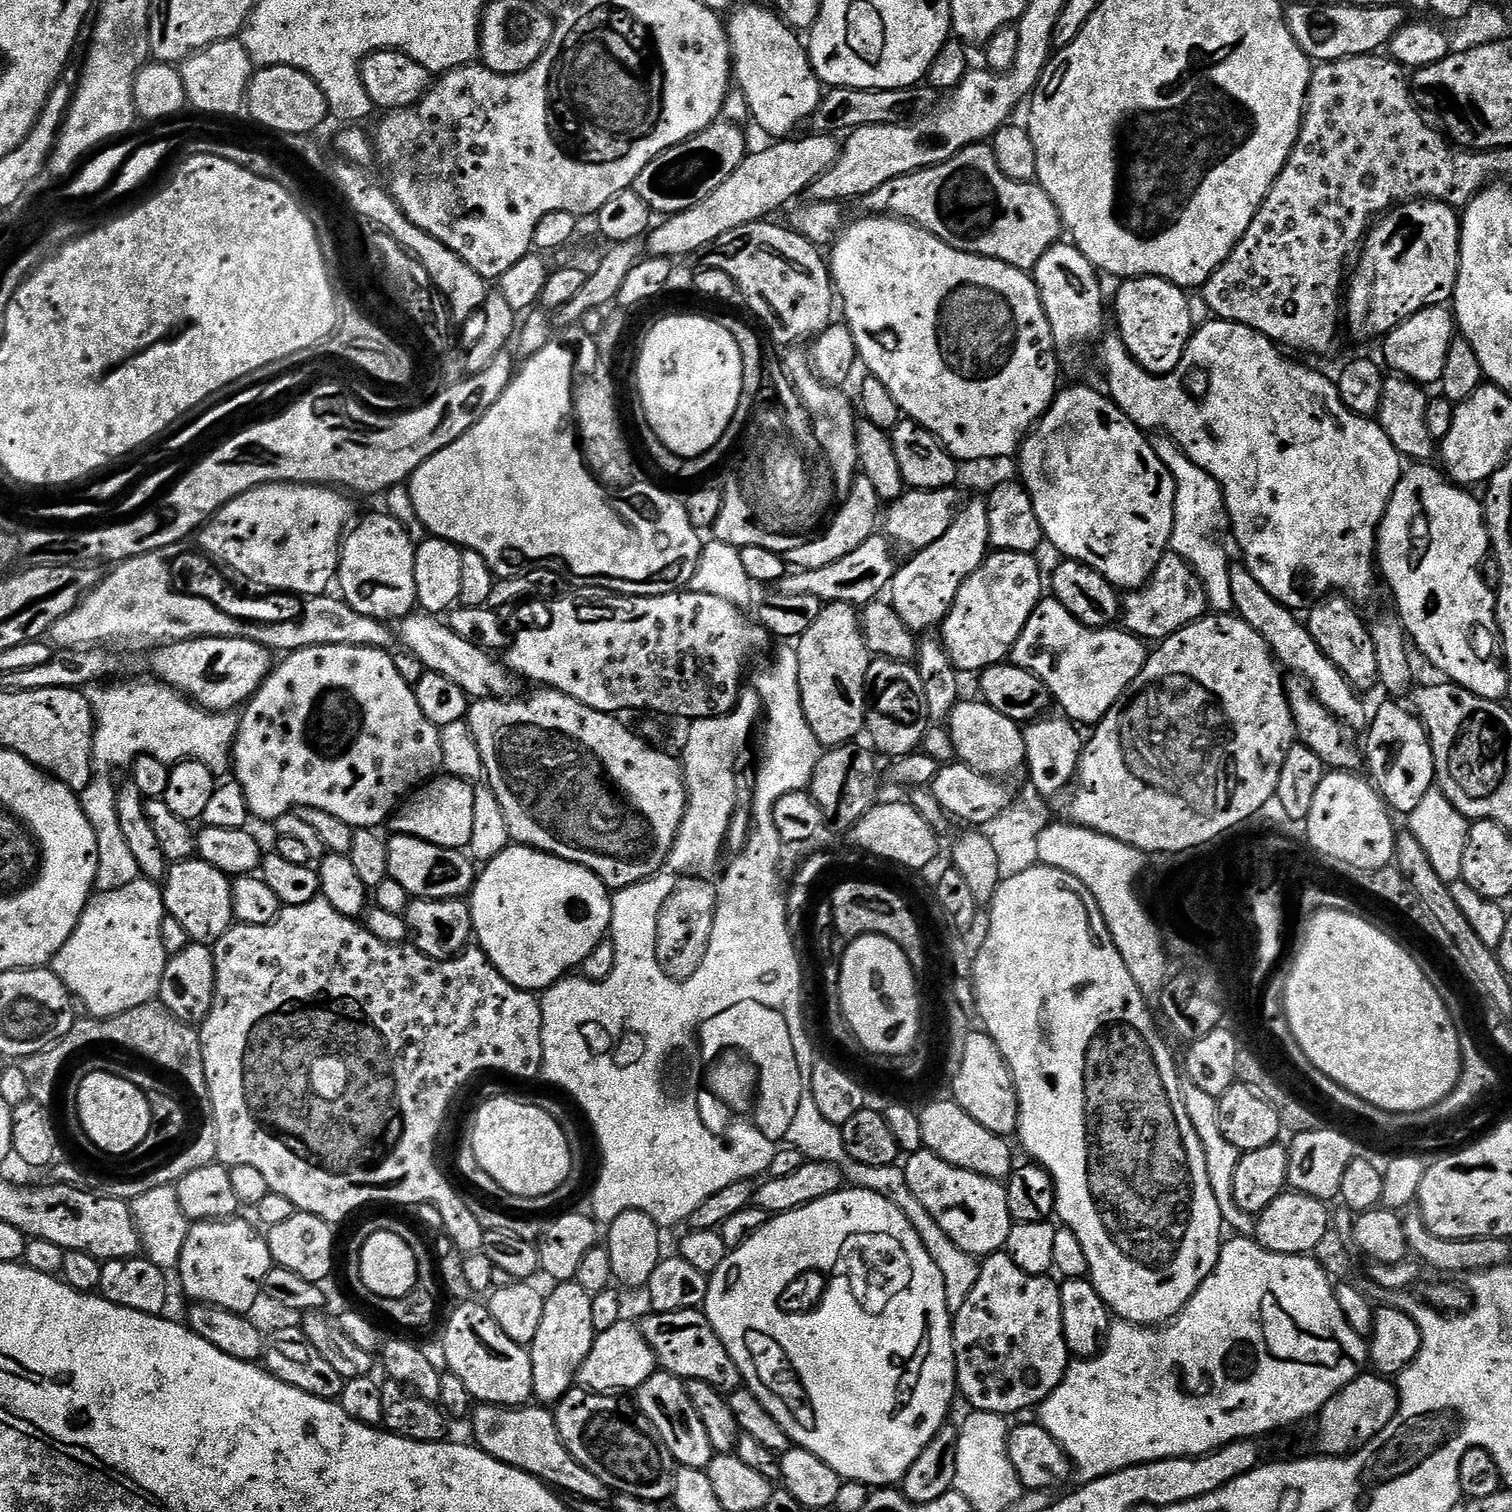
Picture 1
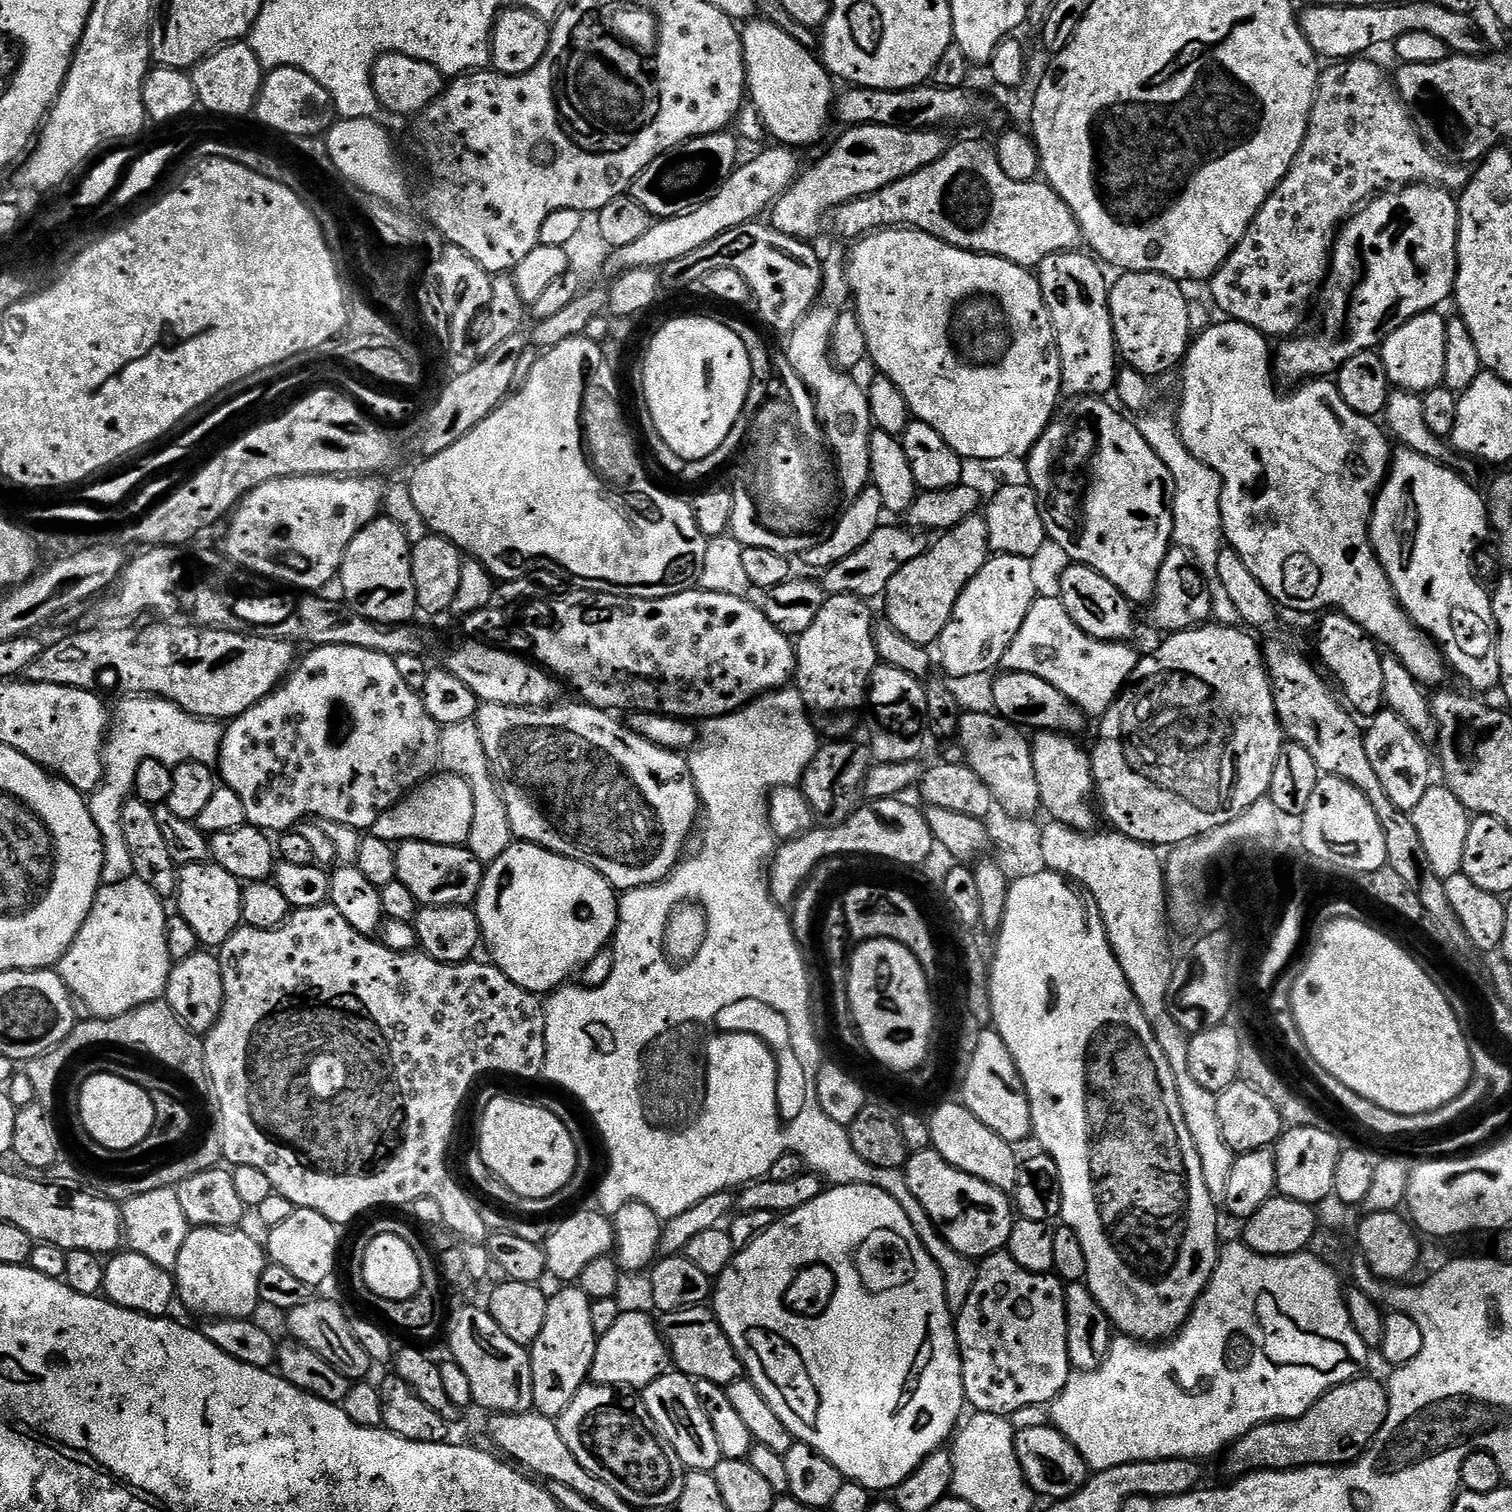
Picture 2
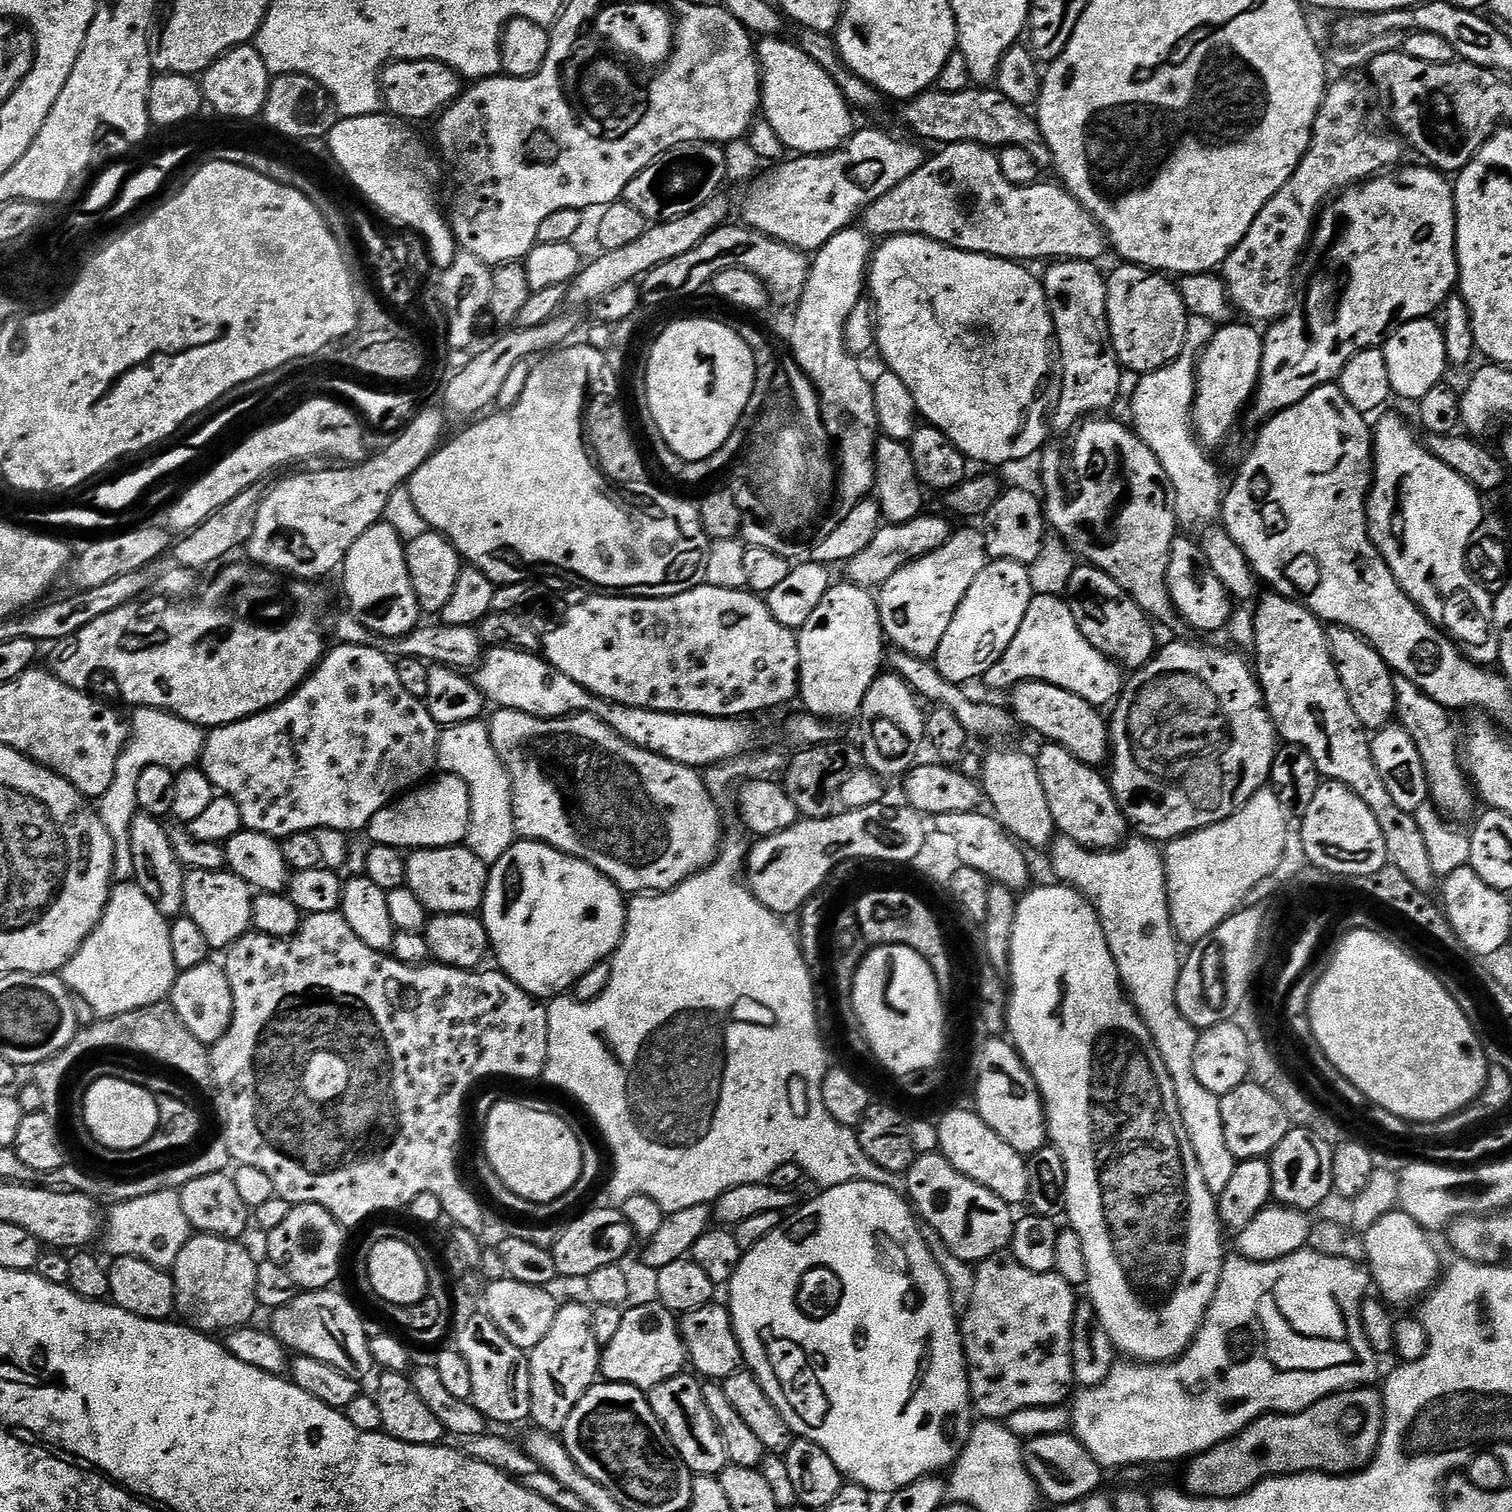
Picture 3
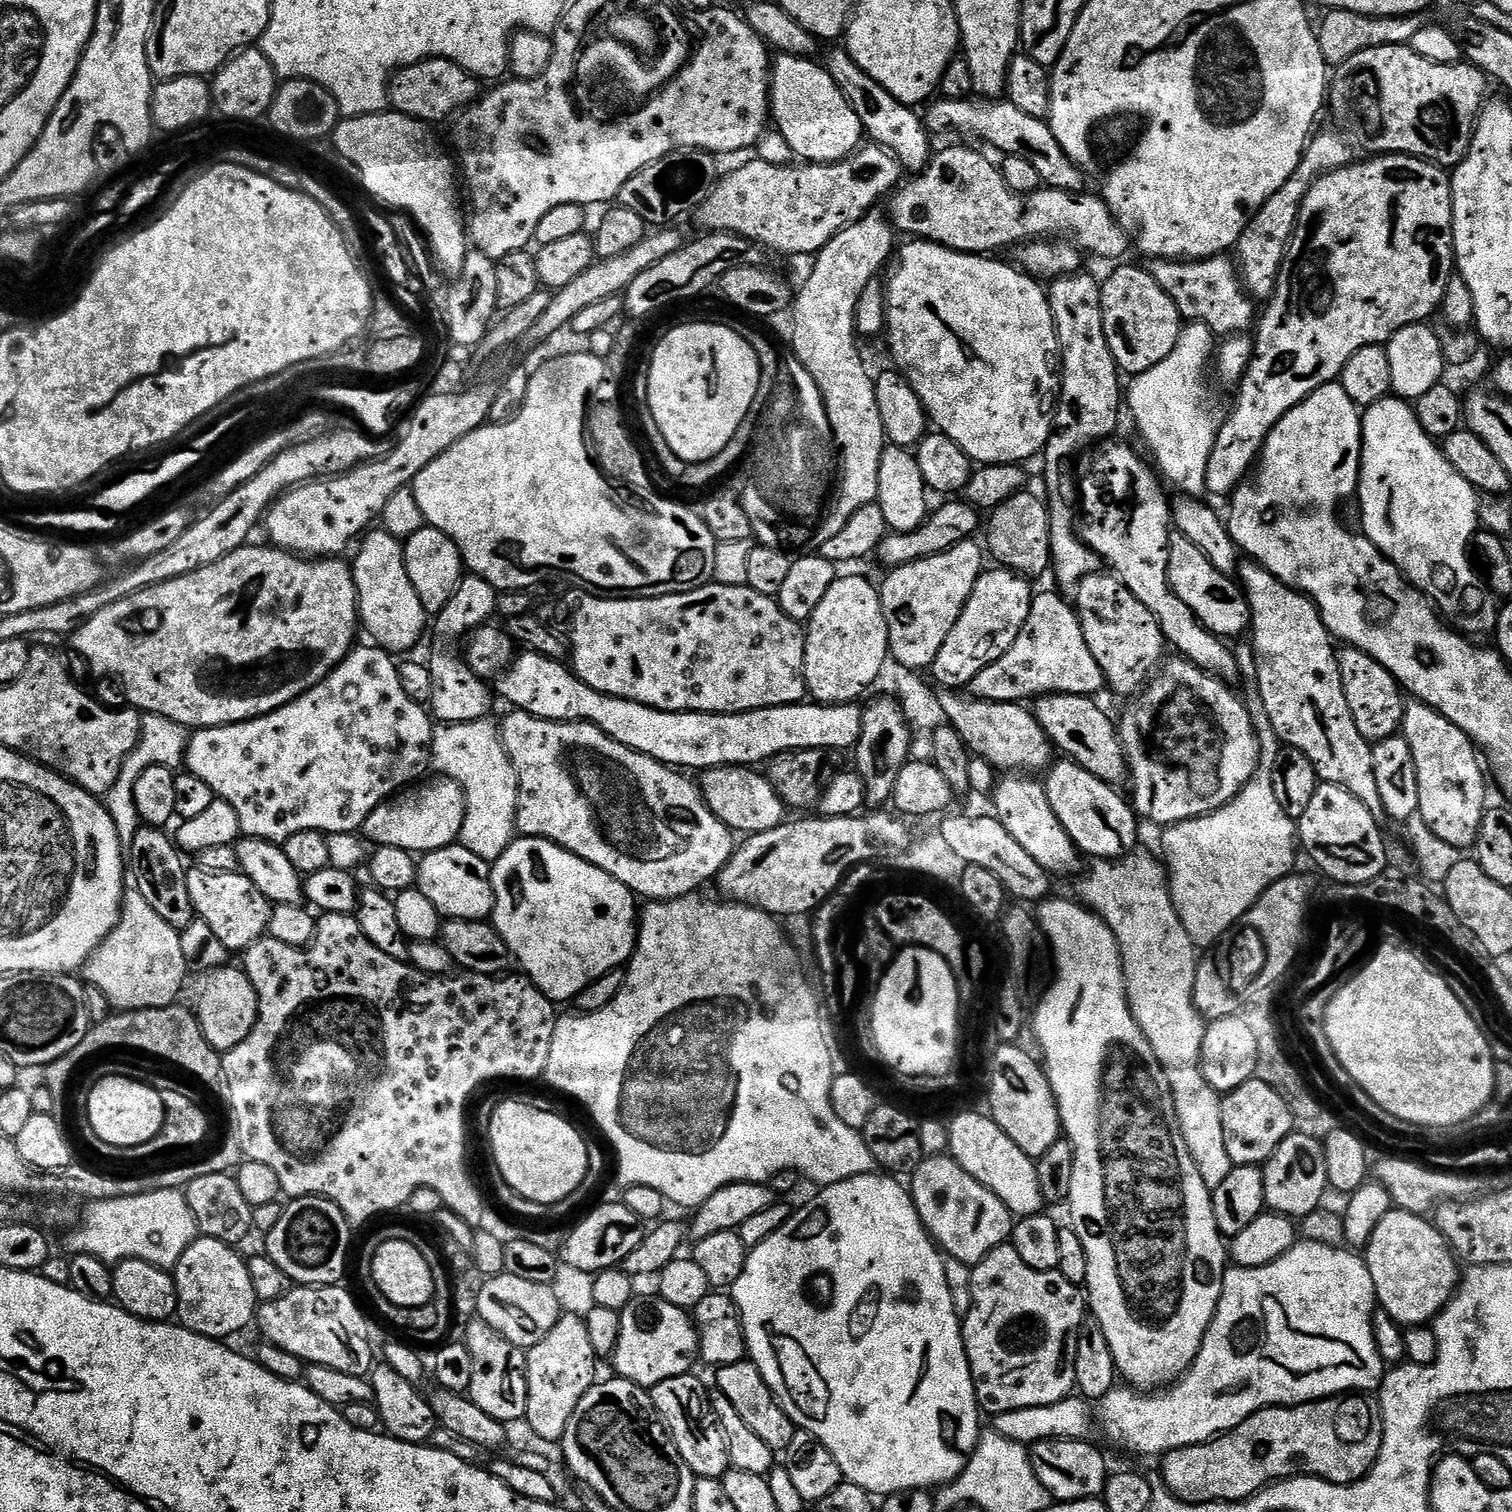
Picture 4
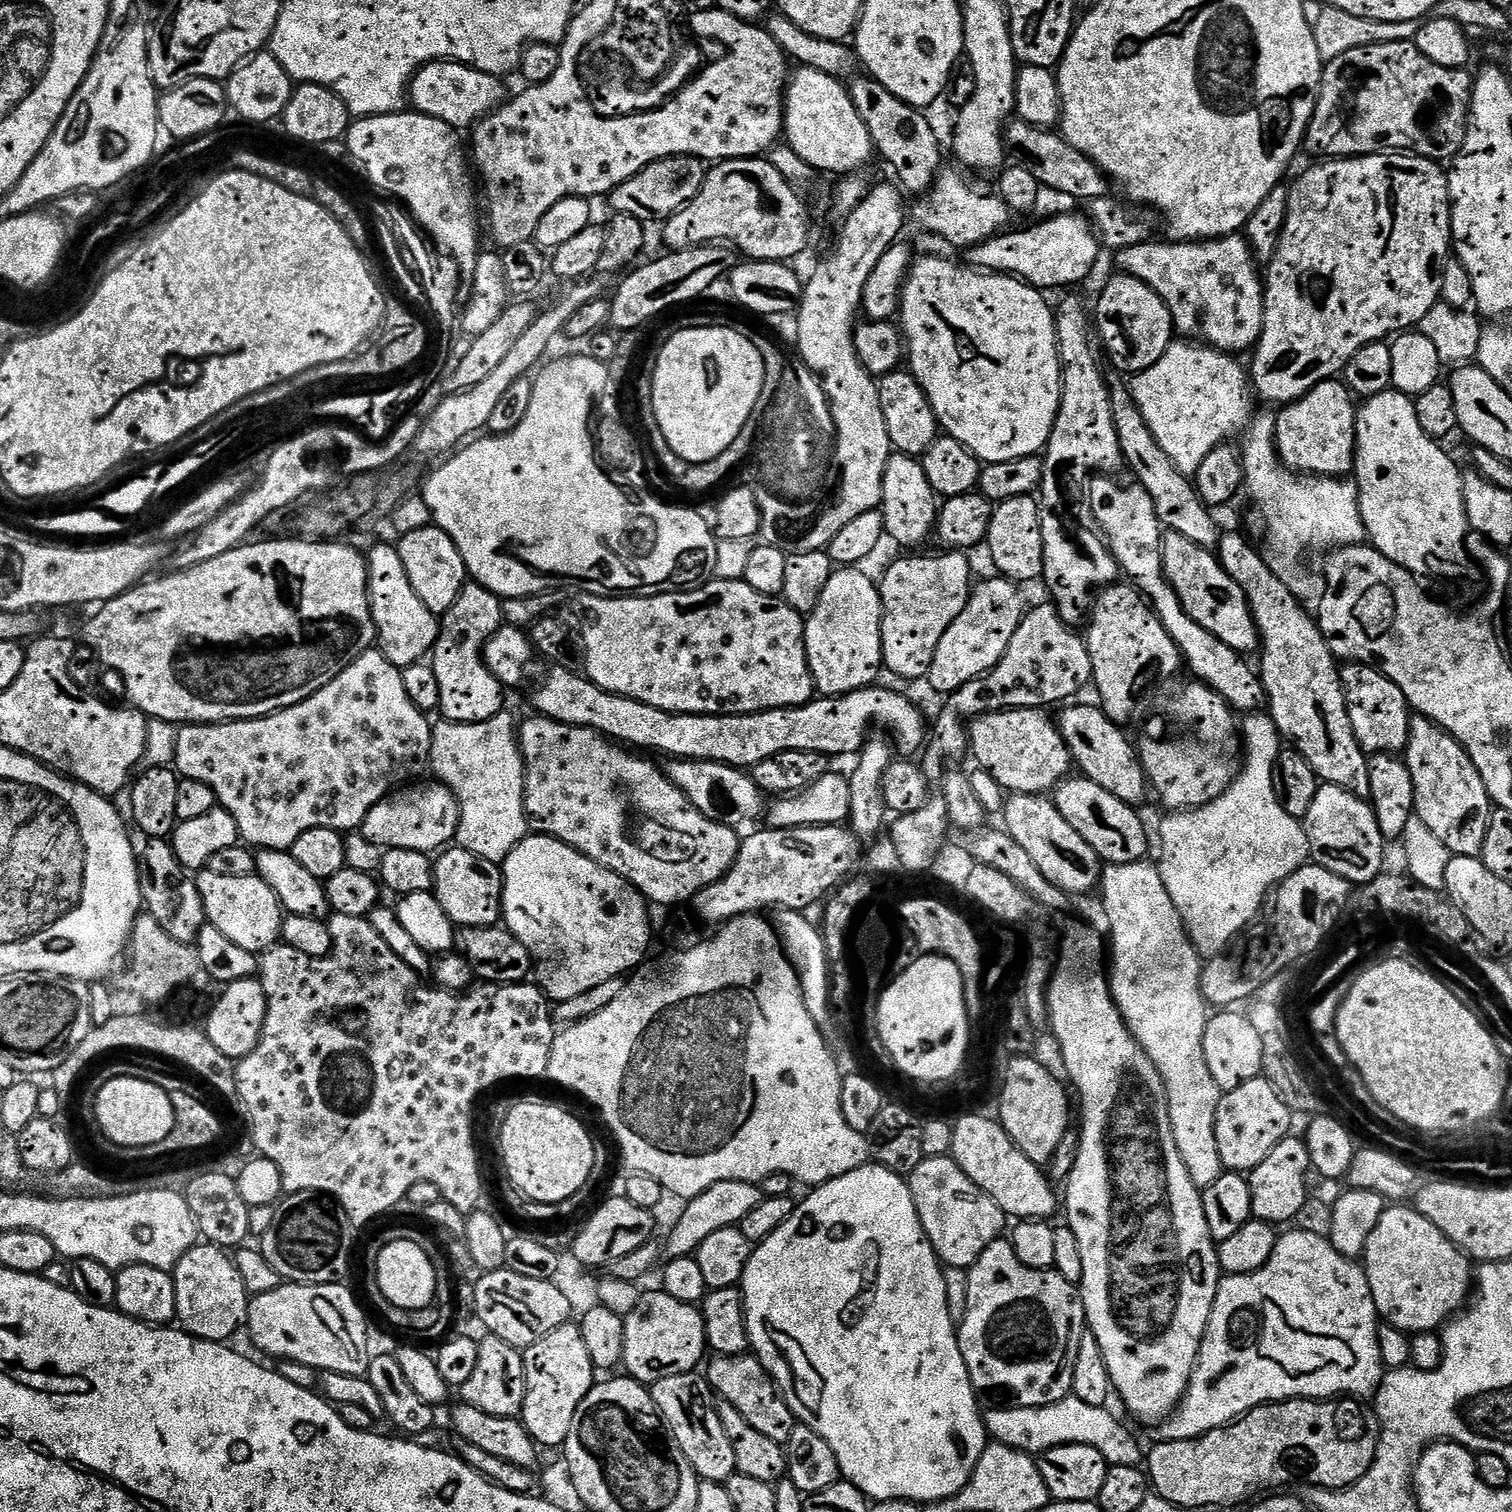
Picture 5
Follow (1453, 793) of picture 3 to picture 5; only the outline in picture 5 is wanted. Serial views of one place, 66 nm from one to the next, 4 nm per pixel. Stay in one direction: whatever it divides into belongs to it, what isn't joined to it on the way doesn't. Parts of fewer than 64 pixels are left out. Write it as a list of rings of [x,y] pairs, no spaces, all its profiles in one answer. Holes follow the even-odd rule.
[[[1413,715],[1406,763],[1410,778],[1414,778],[1414,815],[1426,822],[1453,856],[1479,856],[1486,830],[1490,830],[1494,805],[1470,754],[1434,721]]]

